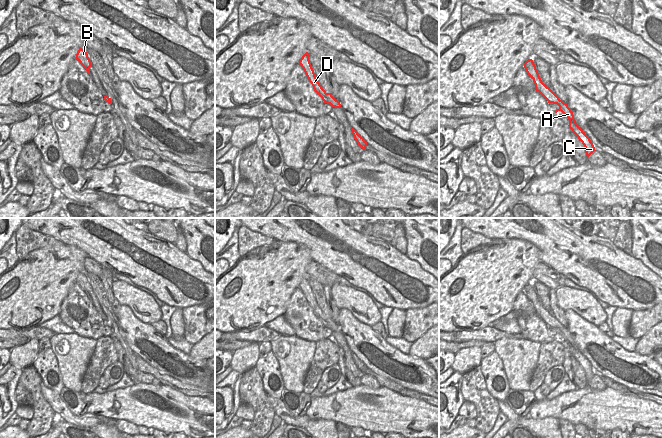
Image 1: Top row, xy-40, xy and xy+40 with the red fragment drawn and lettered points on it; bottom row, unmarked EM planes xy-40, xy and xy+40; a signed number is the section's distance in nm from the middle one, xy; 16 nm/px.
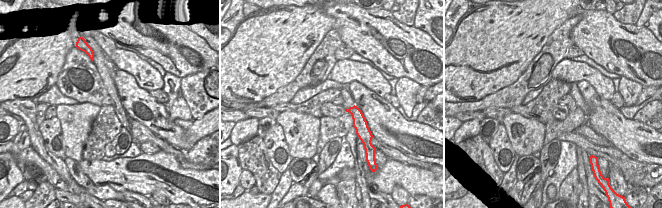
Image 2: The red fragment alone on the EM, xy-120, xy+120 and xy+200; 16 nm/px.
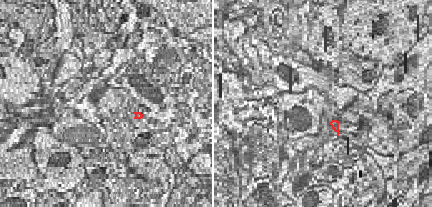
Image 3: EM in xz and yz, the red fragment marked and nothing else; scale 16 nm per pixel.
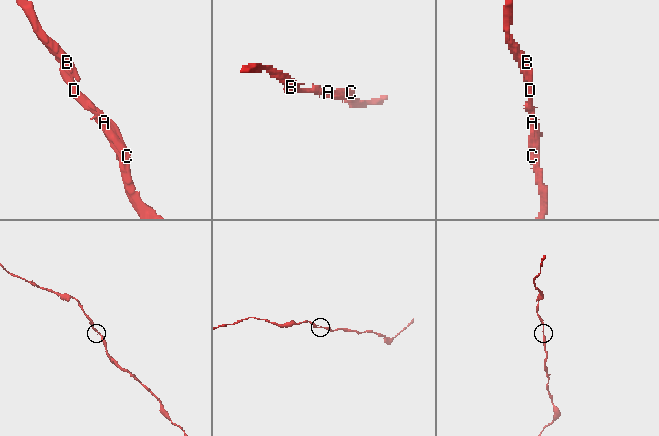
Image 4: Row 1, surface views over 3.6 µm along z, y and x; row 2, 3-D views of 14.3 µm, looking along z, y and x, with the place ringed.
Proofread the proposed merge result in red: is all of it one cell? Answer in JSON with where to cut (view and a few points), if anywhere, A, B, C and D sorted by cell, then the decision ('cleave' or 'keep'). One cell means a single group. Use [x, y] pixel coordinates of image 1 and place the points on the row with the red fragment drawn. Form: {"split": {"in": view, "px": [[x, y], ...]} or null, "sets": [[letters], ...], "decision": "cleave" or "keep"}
{"split": null, "sets": [["A", "B", "C", "D"]], "decision": "keep"}

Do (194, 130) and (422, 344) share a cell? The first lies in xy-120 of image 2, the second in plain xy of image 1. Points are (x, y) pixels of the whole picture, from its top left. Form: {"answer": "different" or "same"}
{"answer": "same"}

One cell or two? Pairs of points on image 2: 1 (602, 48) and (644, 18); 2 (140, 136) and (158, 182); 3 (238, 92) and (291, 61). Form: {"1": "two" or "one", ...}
{"1": "two", "2": "two", "3": "one"}

